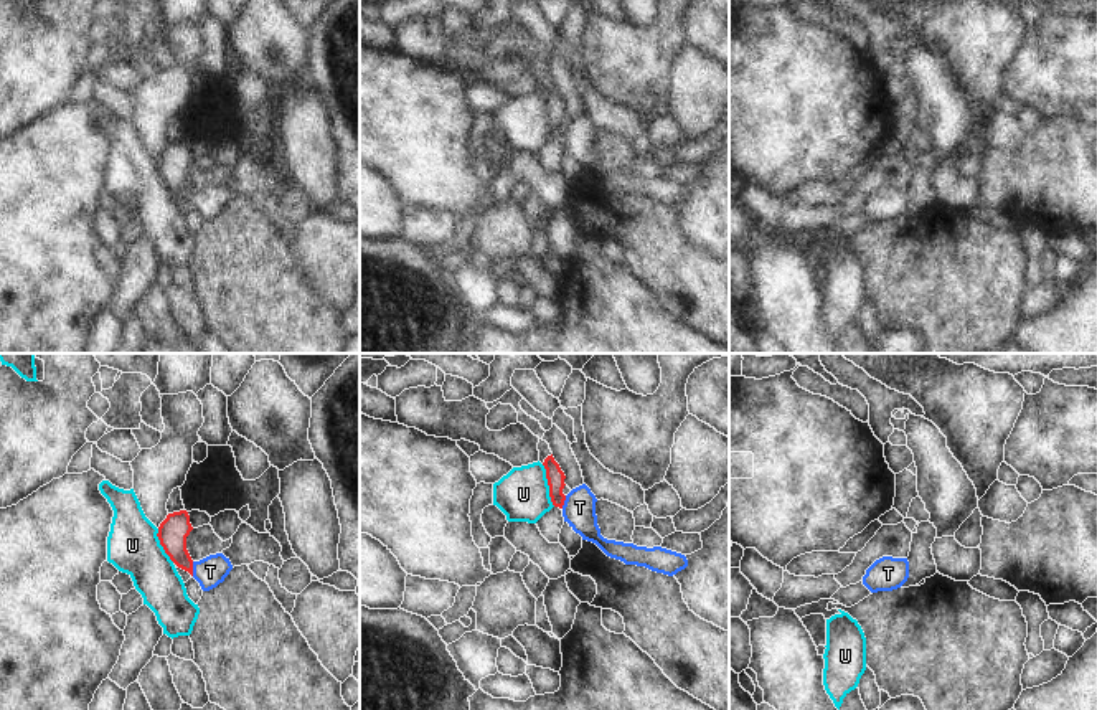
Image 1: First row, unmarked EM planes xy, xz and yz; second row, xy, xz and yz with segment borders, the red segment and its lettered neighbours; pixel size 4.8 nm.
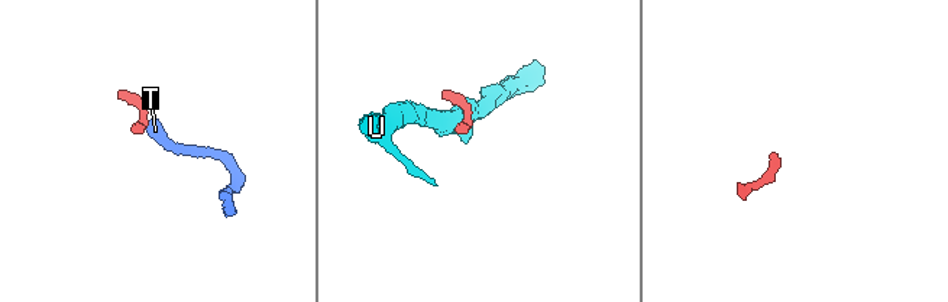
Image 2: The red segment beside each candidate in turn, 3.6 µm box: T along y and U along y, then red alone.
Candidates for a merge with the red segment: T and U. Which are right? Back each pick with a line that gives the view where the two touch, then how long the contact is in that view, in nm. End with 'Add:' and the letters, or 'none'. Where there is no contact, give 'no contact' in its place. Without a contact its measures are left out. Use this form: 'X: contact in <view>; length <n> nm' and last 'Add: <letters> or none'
T: contact in xy; length 70 nm
Add: T

